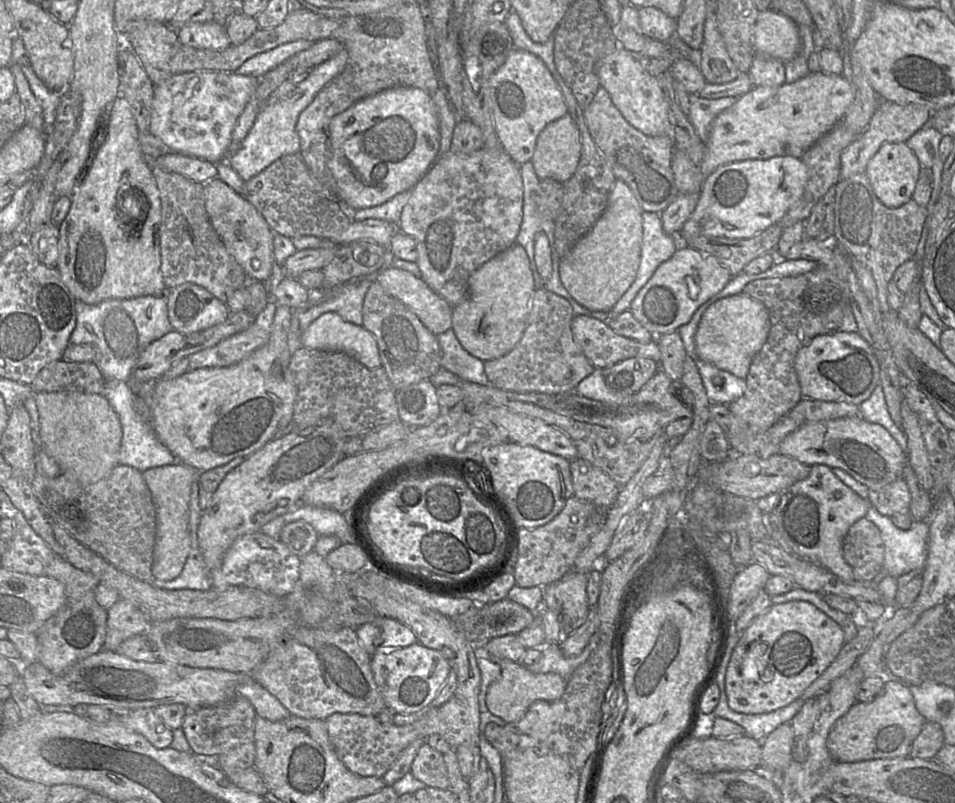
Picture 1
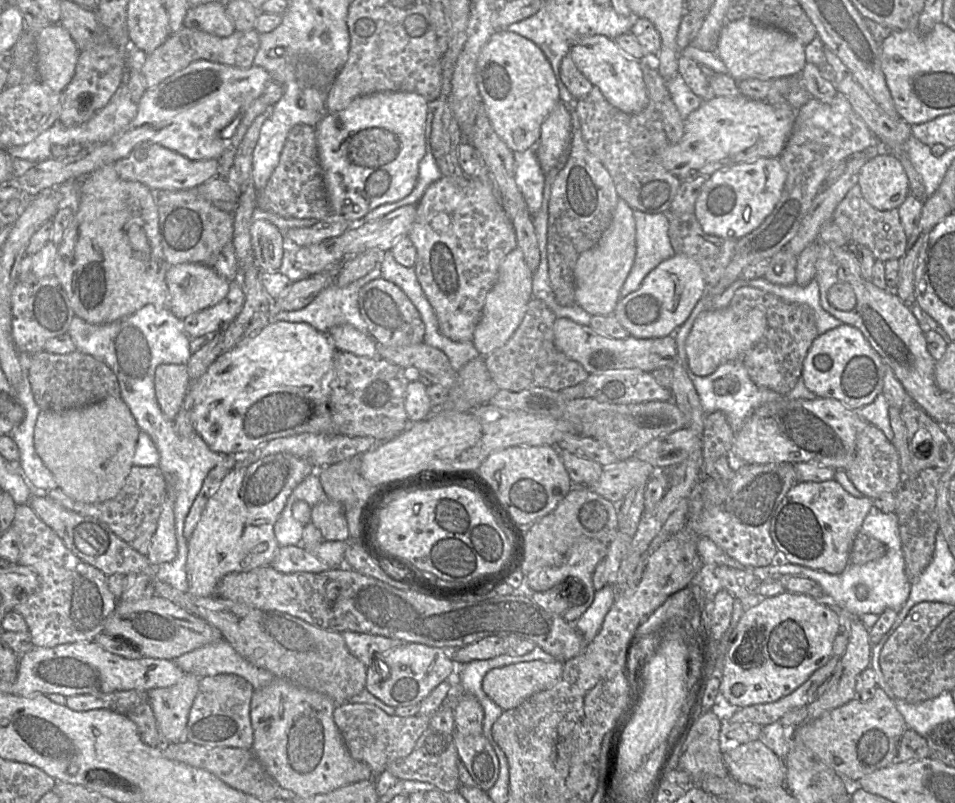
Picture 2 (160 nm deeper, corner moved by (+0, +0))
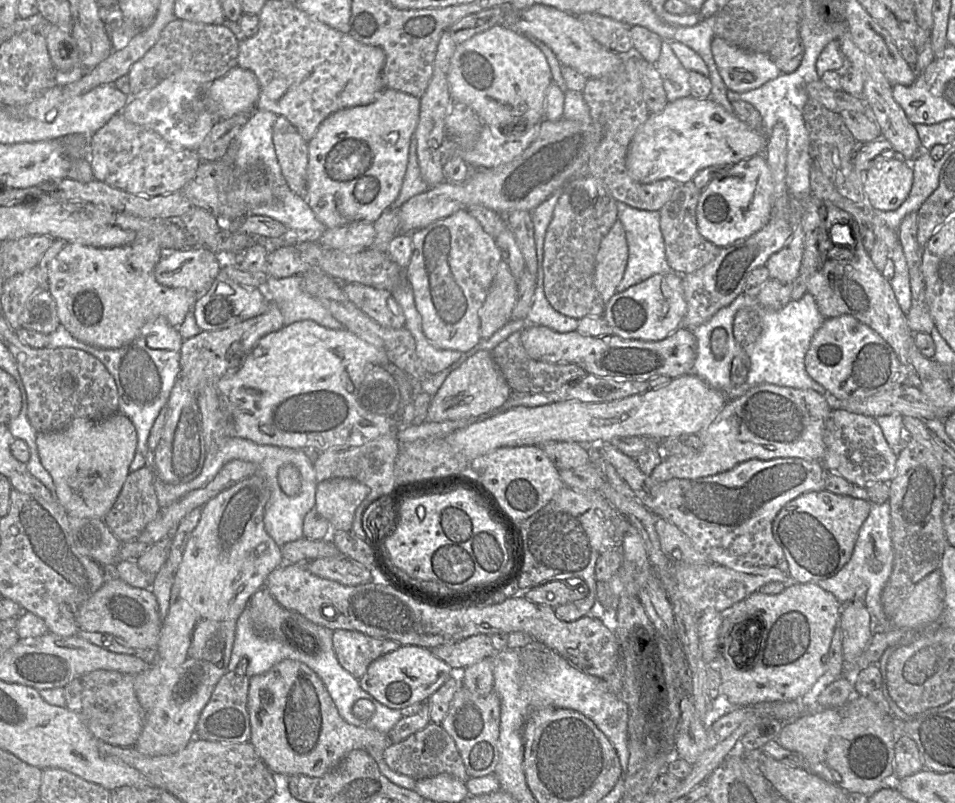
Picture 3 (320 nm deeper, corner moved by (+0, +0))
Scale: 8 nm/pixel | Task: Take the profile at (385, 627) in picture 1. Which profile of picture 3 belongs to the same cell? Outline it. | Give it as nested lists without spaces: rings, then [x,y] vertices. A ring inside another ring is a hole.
[[[344,629],[332,632],[332,645],[339,664],[357,679],[365,674],[372,661],[400,647],[393,640],[377,639]]]

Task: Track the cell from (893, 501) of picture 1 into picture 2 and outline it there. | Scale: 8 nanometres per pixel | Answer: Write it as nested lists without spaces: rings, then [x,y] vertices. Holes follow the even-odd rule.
[[[867,423],[857,437],[855,460],[846,470],[854,486],[866,497],[874,499],[883,493],[895,493],[901,482],[900,457],[896,448],[876,426]]]

